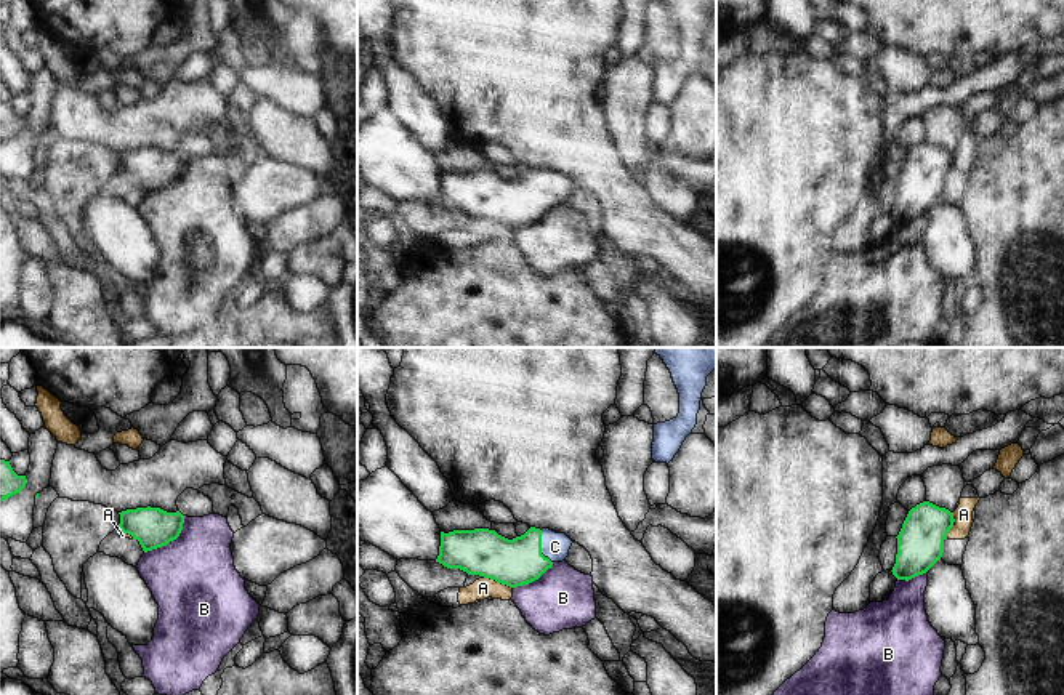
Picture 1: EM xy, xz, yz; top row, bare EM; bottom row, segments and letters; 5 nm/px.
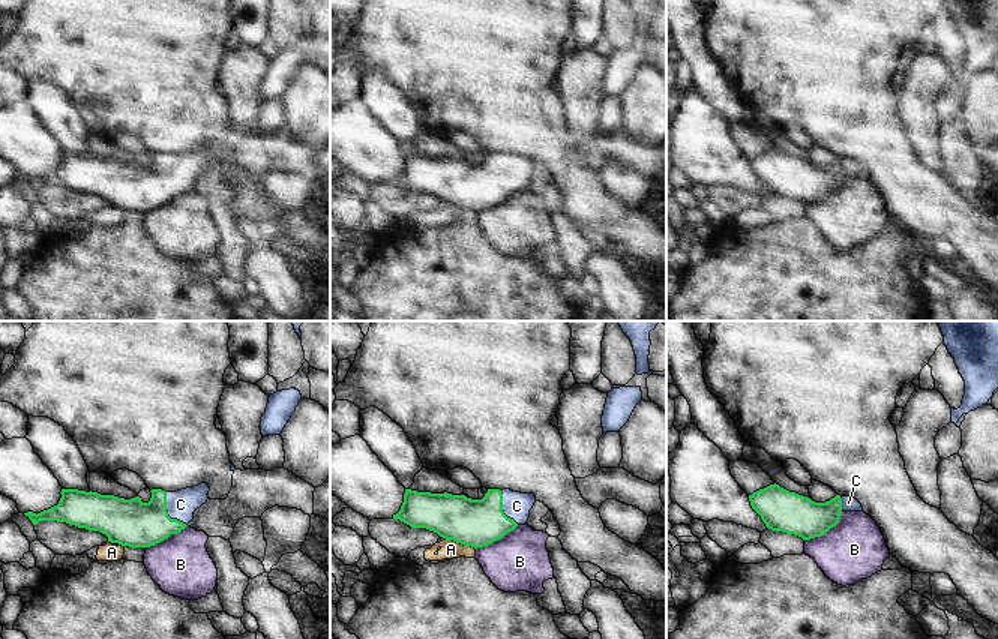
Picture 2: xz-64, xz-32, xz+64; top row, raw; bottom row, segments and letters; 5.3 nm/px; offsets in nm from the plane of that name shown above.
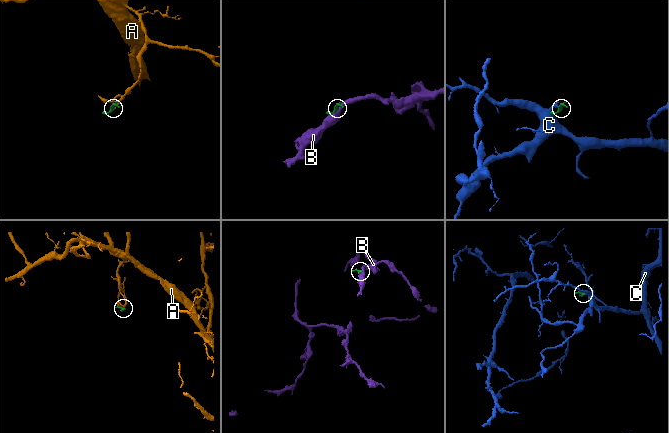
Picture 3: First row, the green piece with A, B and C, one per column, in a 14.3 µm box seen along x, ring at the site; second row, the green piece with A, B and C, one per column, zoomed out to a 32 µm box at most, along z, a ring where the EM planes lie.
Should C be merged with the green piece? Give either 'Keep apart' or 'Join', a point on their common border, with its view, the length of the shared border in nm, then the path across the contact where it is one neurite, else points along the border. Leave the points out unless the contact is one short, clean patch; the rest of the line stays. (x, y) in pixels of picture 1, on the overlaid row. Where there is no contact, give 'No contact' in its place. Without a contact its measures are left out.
Join. Touches green at xz (540, 546). Shared border 180 nm. Path across: xz (519, 561), (540, 546), (555, 546).

